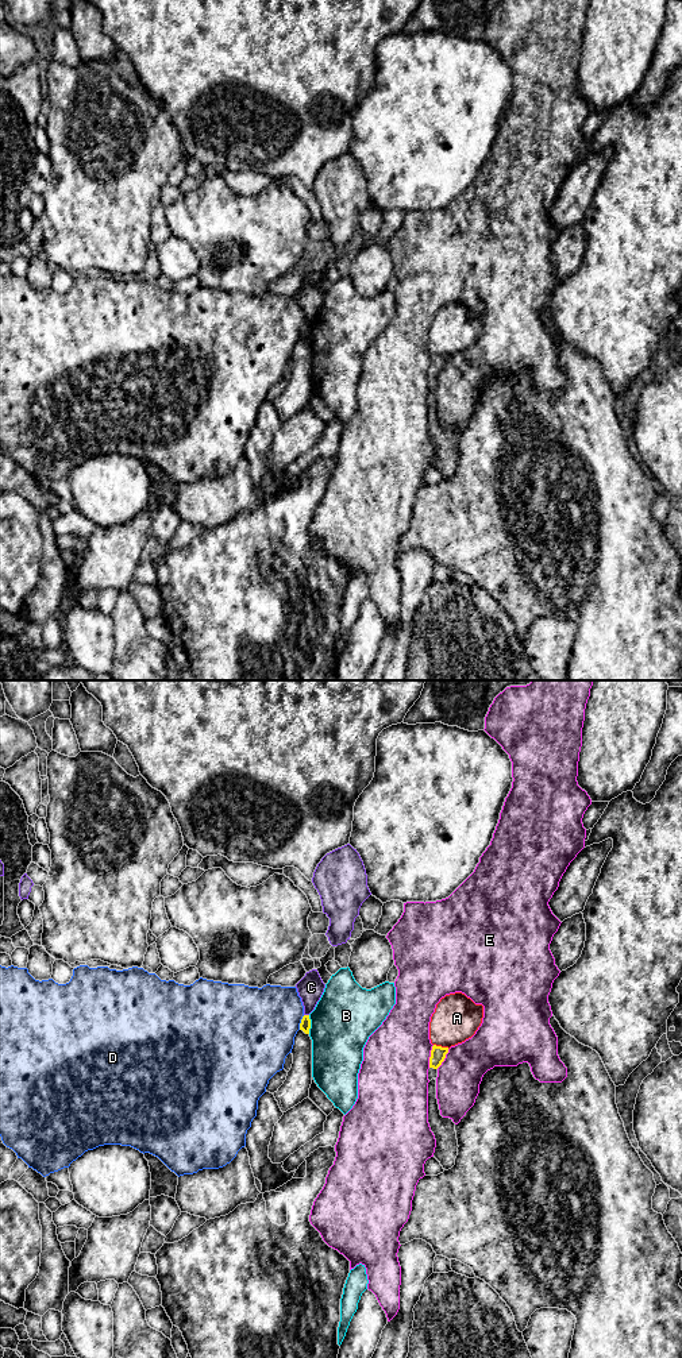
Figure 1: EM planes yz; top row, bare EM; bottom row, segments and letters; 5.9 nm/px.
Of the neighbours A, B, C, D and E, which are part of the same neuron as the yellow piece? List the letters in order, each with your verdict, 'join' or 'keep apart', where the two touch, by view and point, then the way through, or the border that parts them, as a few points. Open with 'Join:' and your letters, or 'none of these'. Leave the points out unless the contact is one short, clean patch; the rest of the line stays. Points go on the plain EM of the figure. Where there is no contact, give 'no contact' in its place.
Join: none of these
A: keep apart; contact yz (442, 357)
B: keep apart; contact yz (309, 334)
C: keep apart; contact yz (307, 324); border yz (304, 323), (308, 324)
D: keep apart; contact yz (301, 331)
E: keep apart; contact yz (431, 365)

